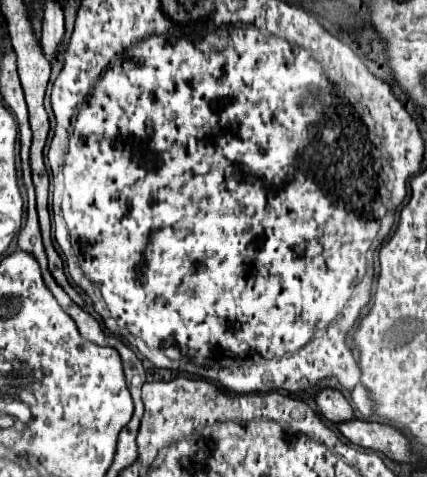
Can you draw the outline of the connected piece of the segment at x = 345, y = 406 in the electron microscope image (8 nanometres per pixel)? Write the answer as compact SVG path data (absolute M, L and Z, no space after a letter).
M322 388L316 394L316 406L318 412L330 420L330 422L344 422L344 420L352 420L354 418L354 410L352 406L346 402L346 398L334 390L334 388Z

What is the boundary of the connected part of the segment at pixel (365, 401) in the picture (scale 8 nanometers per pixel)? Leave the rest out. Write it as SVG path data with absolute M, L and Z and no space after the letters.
M358 384L354 390L352 390L352 402L354 402L354 408L360 412L362 418L368 418L372 414L372 402L364 390L362 384Z

